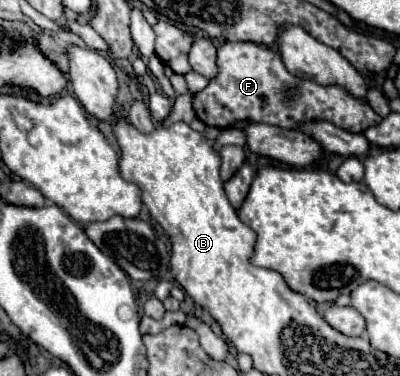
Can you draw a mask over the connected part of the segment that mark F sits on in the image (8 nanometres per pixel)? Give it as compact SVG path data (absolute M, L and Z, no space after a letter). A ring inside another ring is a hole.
M222 43L218 47L216 65L218 65L218 75L214 79L210 79L206 89L202 89L200 93L194 93L194 101L192 101L196 117L208 127L228 129L228 127L232 127L232 121L254 121L254 123L268 123L268 125L276 125L276 127L284 127L284 129L296 129L298 125L310 123L310 121L316 119L316 121L330 121L332 125L336 125L340 129L346 129L350 133L364 133L368 127L378 125L382 121L370 109L370 105L350 97L342 87L322 87L322 85L318 85L314 81L304 81L300 87L296 87L296 79L284 67L280 53L274 51L274 49L266 49L264 45L256 45L256 43ZM290 85L296 87L298 99L288 105L288 103L284 103L284 91Z

